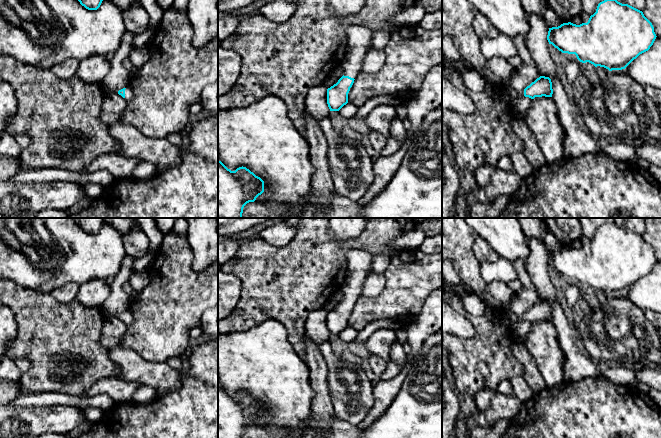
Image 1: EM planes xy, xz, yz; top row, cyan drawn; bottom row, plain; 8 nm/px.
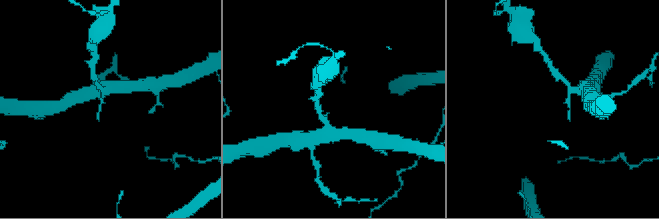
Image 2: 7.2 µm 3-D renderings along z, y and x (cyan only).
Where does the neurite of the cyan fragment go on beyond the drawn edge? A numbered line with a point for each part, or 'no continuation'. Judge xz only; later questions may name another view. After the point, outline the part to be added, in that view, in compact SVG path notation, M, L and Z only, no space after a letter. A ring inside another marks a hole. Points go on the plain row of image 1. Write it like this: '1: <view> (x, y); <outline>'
1: xz (359, 262); M344 250L347 259L347 273L342 287L344 300L357 302L361 298L362 284L371 273L372 260L375 254L361 250Z

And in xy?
1: xy (129, 318); M130 311L126 312L125 313L125 324L128 326L128 325L132 324L133 321L134 321L133 314Z

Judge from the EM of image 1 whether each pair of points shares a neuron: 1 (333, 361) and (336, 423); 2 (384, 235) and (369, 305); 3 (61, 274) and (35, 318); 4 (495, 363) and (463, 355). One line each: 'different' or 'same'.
1: different
2: different
3: different
4: same

